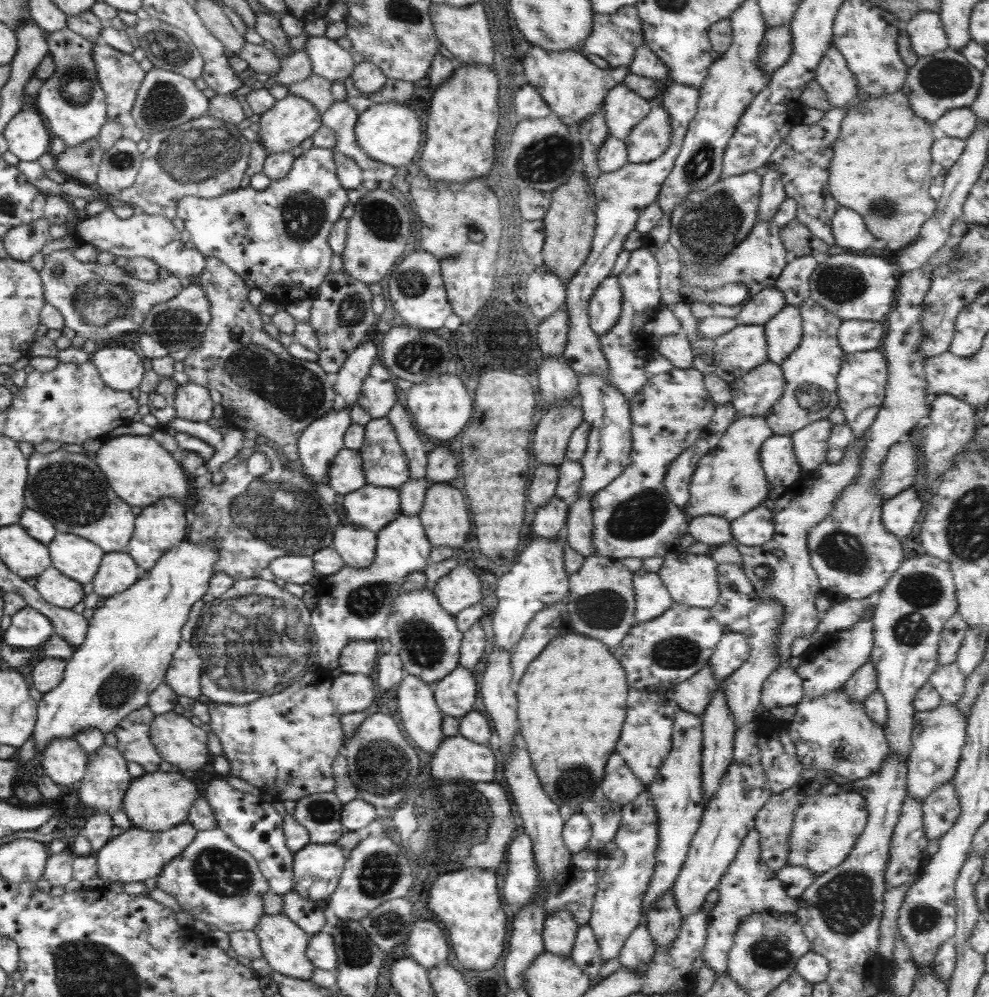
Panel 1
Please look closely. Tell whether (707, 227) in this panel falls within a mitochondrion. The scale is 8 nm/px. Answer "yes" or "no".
yes

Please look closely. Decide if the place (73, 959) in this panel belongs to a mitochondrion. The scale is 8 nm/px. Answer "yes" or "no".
yes

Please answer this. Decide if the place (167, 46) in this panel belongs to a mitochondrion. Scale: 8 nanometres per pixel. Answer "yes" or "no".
yes

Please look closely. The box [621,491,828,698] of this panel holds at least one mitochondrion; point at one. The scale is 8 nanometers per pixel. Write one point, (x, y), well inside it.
(676, 652)

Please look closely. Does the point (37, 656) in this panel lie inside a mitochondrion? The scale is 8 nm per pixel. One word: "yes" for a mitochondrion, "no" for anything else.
no

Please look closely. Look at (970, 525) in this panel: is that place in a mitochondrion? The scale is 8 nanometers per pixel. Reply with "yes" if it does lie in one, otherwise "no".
yes

